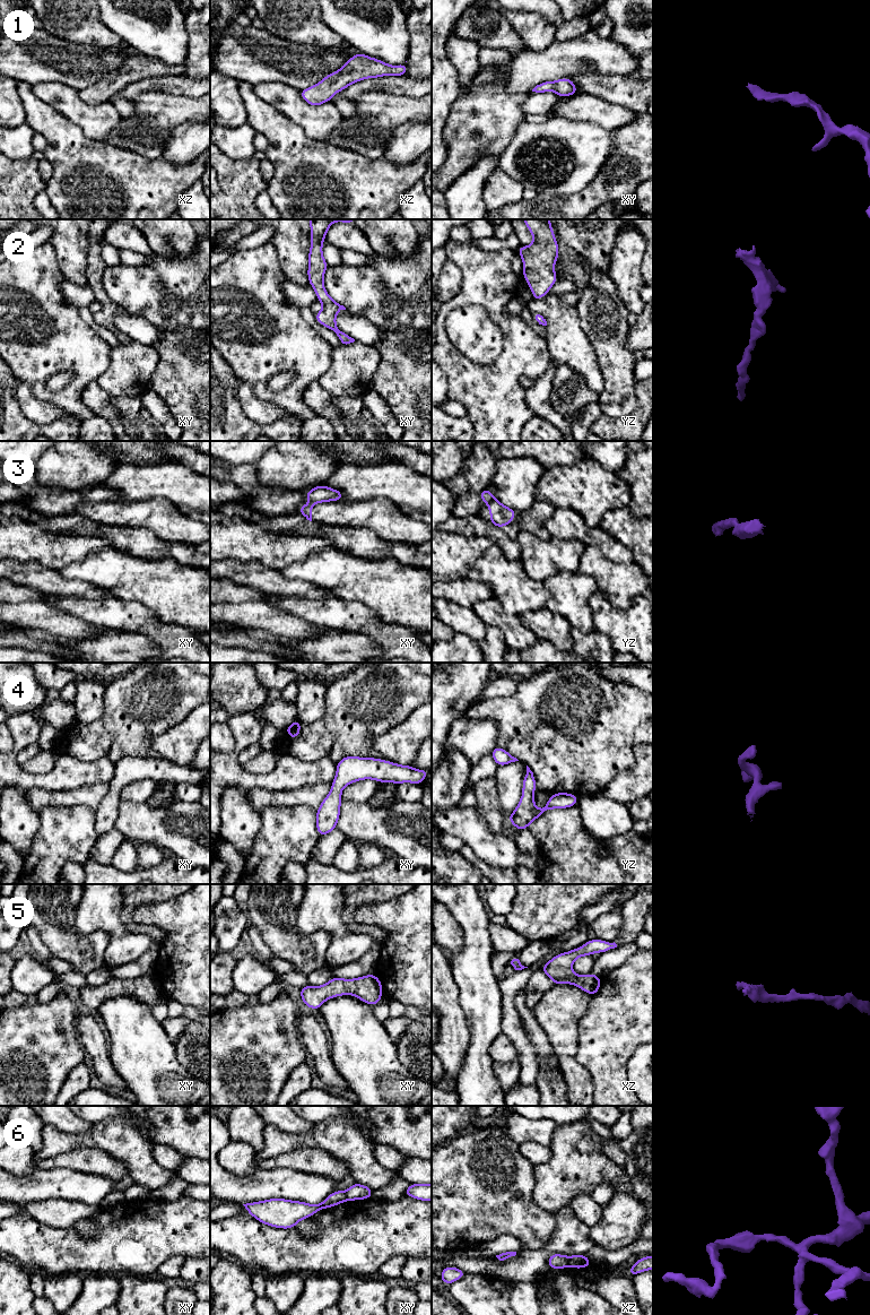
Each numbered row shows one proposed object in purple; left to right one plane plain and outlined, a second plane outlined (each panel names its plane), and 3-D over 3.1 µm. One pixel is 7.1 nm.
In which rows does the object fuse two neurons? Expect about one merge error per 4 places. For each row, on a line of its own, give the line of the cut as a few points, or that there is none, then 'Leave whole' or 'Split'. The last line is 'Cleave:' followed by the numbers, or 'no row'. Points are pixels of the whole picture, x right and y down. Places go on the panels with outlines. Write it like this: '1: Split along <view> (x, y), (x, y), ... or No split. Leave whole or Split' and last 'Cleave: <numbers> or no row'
1: No split. Leave whole
2: No split. Leave whole
3: Split along yz (494, 498), (486, 503). Split
4: No split. Leave whole
5: No split. Leave whole
6: No split. Leave whole
Cleave: 3

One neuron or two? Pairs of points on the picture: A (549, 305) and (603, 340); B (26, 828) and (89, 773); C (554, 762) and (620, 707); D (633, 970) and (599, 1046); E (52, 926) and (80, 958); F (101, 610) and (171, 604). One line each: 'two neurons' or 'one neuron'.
A: two neurons
B: two neurons
C: one neuron
D: one neuron
E: one neuron
F: two neurons

